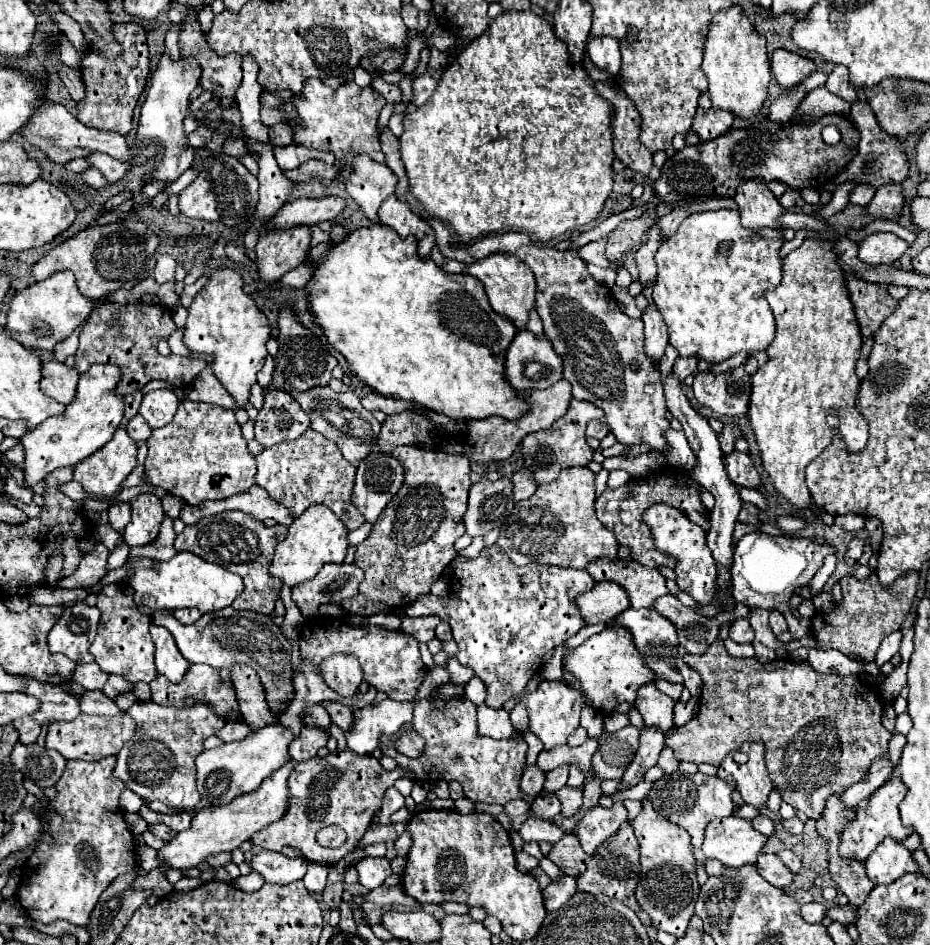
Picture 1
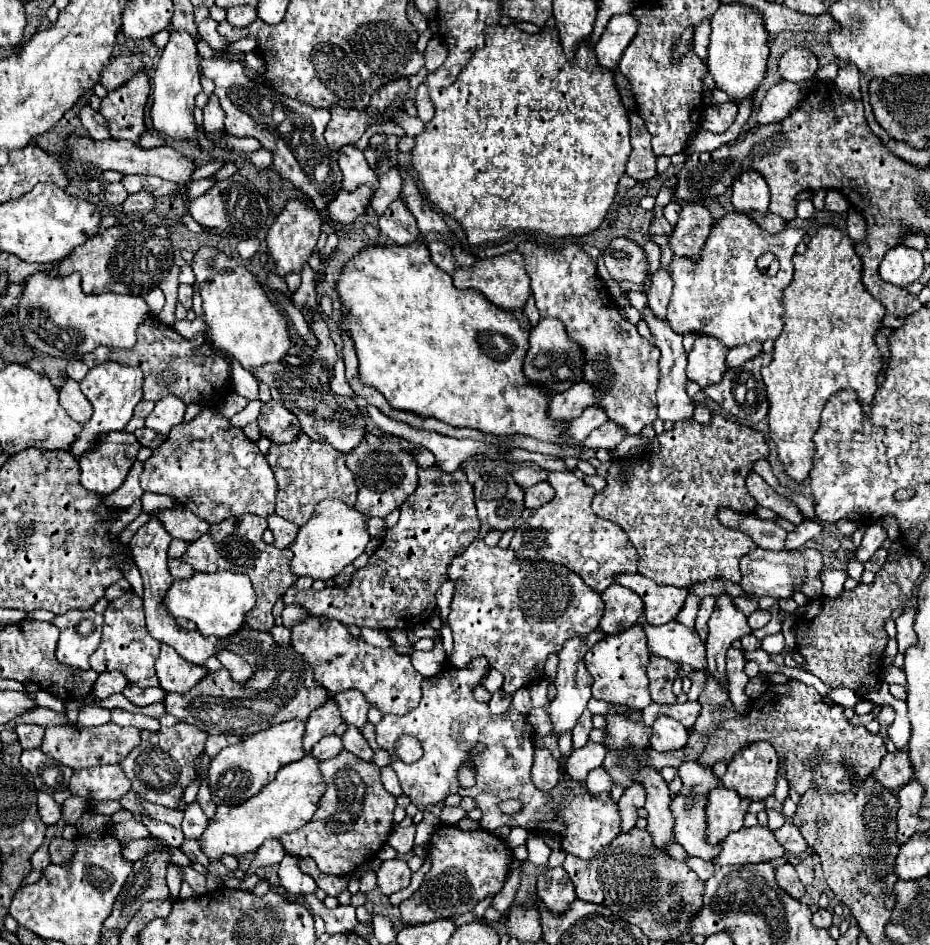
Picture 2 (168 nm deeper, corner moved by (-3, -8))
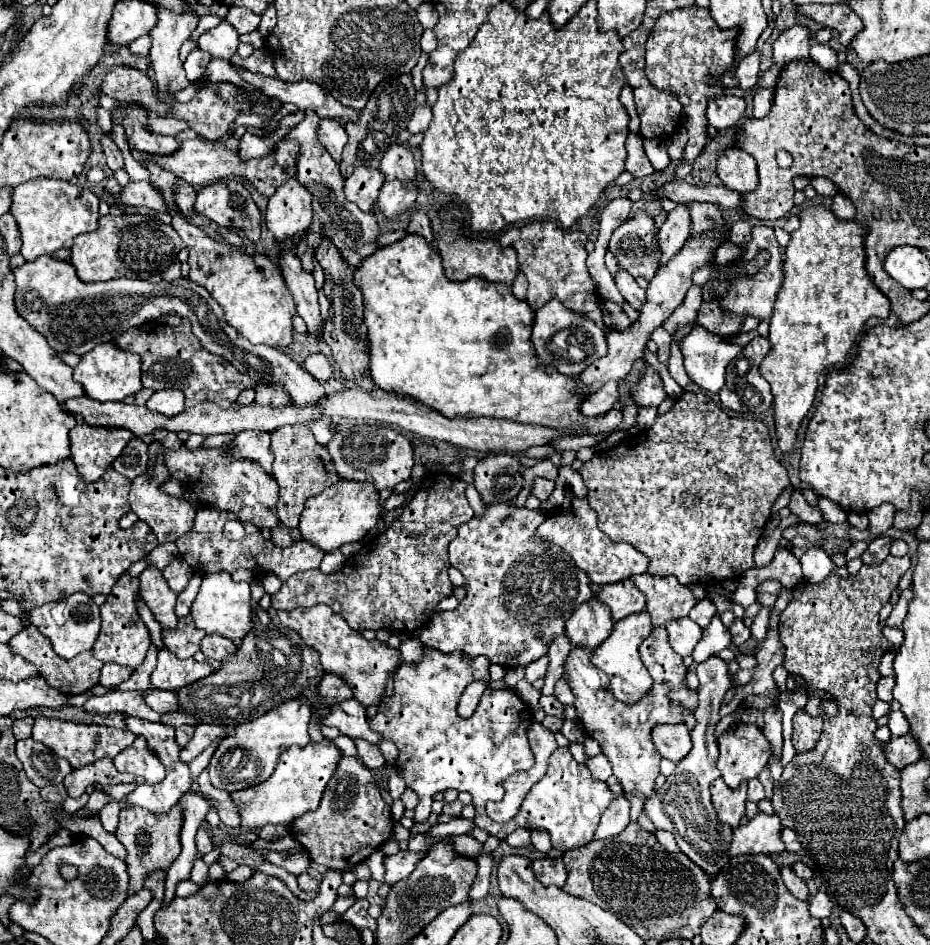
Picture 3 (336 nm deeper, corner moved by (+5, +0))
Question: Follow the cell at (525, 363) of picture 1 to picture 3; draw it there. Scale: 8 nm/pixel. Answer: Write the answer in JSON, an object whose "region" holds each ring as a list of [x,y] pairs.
{"region":[[[557,298],[549,300],[535,312],[531,340],[537,358],[543,364],[555,366],[565,376],[579,376],[591,362],[607,354],[607,332],[603,332],[603,328],[595,322],[589,322],[589,318],[583,318],[581,314],[567,310],[567,306],[563,306]]]}

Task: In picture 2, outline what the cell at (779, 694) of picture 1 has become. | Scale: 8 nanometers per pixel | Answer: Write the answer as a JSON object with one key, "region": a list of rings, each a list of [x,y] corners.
{"region":[[[707,672],[707,680],[699,702],[703,706],[701,718],[697,718],[691,732],[701,732],[707,738],[703,752],[695,762],[701,766],[713,766],[717,762],[729,764],[731,758],[743,750],[743,746],[765,740],[773,744],[779,754],[779,762],[785,770],[789,788],[799,796],[807,790],[831,790],[847,792],[857,788],[857,782],[867,780],[871,772],[881,764],[881,758],[887,754],[881,734],[871,734],[863,726],[853,726],[845,718],[845,706],[827,704],[811,686],[805,686],[799,680],[789,680],[783,686],[793,686],[785,692],[765,692],[759,698],[749,700],[749,708],[739,714],[725,690],[725,684],[715,680]]]}

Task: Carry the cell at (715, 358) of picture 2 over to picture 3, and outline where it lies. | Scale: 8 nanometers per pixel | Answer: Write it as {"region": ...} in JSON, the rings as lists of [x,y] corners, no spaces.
{"region":[[[695,326],[681,342],[681,352],[689,378],[703,390],[717,394],[723,388],[727,364],[743,352],[743,346],[727,344],[717,334]]]}

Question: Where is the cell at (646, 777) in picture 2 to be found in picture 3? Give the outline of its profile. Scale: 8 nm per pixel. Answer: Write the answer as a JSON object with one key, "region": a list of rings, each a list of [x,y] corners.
{"region":[[[665,626],[653,628],[653,632],[641,642],[641,662],[649,670],[653,678],[653,690],[637,704],[619,704],[619,700],[611,694],[607,676],[591,664],[593,650],[571,648],[565,664],[563,678],[569,682],[569,688],[575,696],[575,710],[579,722],[583,724],[587,736],[595,738],[601,744],[601,752],[609,758],[613,766],[613,774],[621,782],[625,792],[635,792],[639,796],[651,796],[655,778],[659,776],[661,756],[651,742],[651,730],[657,724],[683,724],[683,712],[693,712],[697,706],[697,690],[691,690],[685,684],[687,668],[683,658],[671,650],[667,642]]]}

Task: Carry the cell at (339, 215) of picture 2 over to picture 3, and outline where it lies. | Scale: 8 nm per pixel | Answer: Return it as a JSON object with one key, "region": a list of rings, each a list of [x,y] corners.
{"region":[[[361,166],[345,180],[345,196],[349,202],[357,204],[361,210],[371,212],[383,182],[385,178],[379,168]]]}

